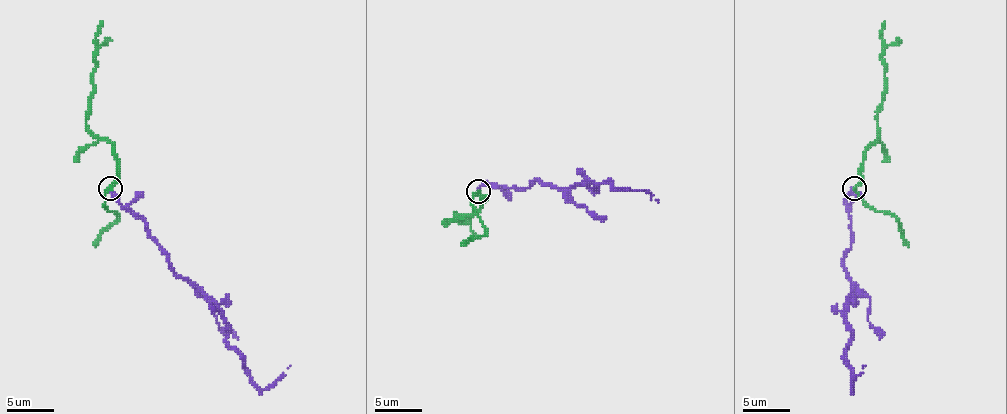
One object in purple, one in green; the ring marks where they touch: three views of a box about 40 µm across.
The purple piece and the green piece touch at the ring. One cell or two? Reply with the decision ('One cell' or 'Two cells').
One cell

